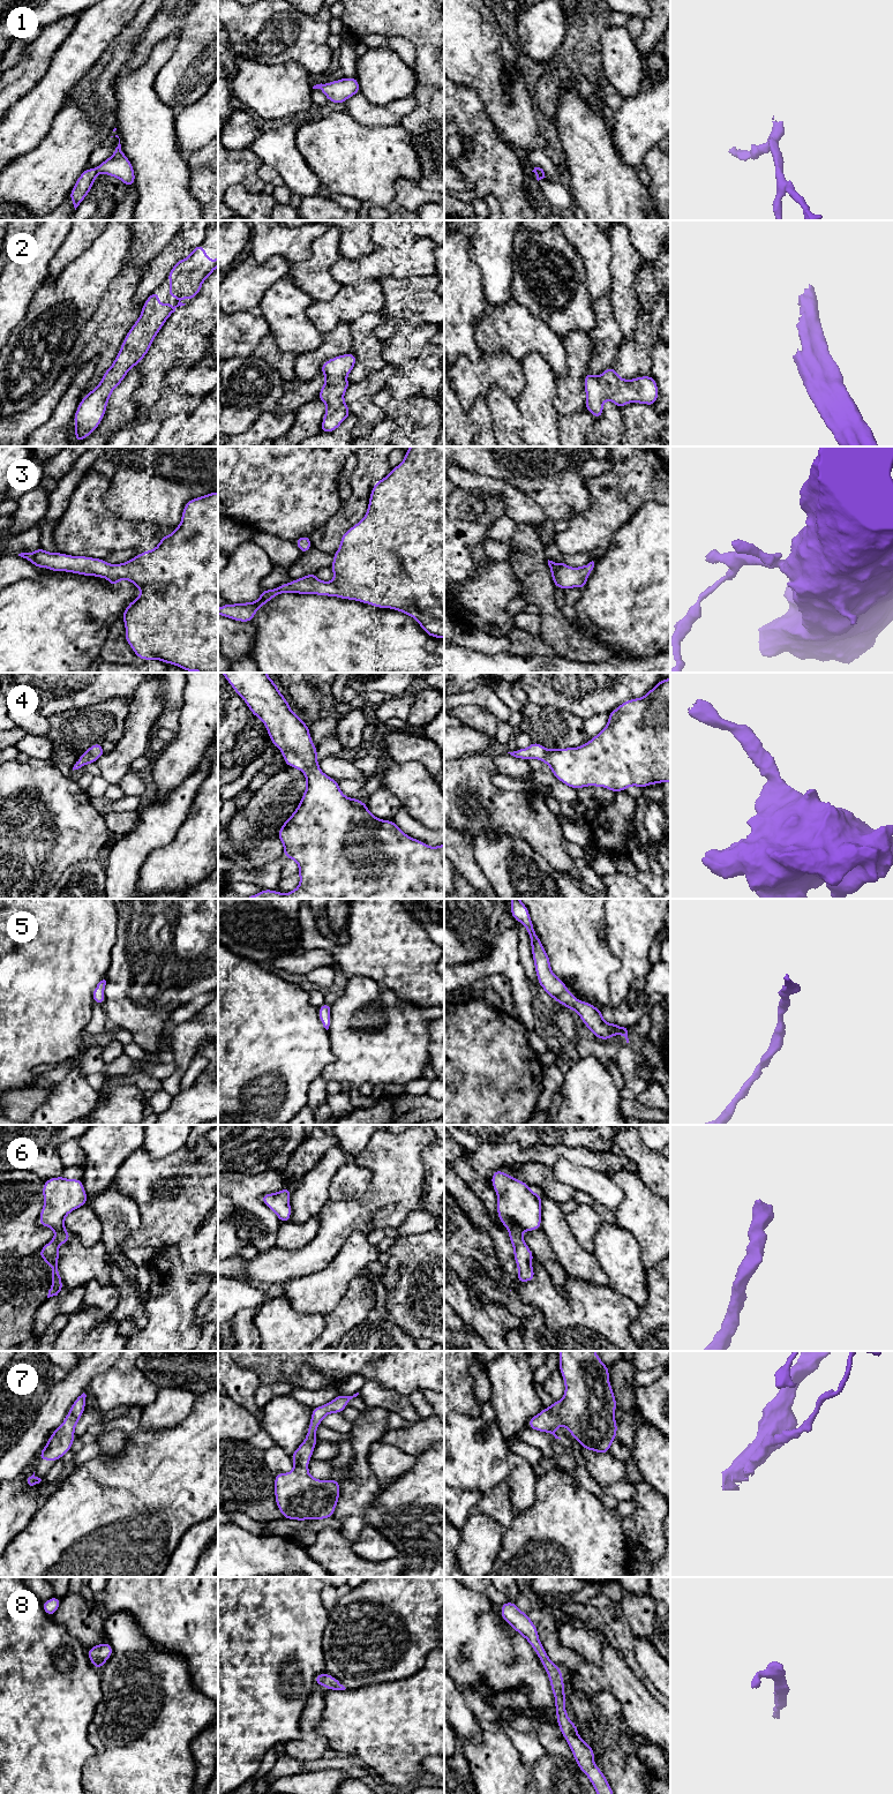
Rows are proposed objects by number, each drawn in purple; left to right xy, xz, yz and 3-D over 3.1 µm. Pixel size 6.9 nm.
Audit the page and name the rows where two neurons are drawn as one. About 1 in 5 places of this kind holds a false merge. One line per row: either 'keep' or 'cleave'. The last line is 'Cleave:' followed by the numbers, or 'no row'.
1: keep
2: keep
3: keep
4: keep
5: keep
6: keep
7: keep
8: keep
Cleave: no row

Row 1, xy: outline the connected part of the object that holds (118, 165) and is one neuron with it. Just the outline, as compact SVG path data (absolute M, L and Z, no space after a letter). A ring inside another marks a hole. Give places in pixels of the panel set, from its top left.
M115 135L115 137L119 138L118 135ZM120 138L118 147L115 148L113 155L110 158L105 159L96 168L84 170L83 173L76 180L75 186L69 194L69 198L73 201L75 210L90 193L93 182L97 180L98 173L118 178L127 187L134 186L135 172L132 163L121 150Z

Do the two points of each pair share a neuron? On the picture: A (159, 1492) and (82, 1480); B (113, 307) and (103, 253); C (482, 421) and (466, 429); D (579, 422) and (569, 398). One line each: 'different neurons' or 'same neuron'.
A: same neuron
B: different neurons
C: same neuron
D: different neurons

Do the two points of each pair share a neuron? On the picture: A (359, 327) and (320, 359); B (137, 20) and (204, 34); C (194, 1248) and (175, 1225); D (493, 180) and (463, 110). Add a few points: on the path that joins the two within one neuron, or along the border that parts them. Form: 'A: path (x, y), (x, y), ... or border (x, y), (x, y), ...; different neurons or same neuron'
A: border (349, 324), (353, 344); different neurons
B: border (158, 12), (135, 45); different neurons
C: border (204, 1218), (178, 1245); different neurons
D: path (490, 163), (482, 132), (478, 127); same neuron

